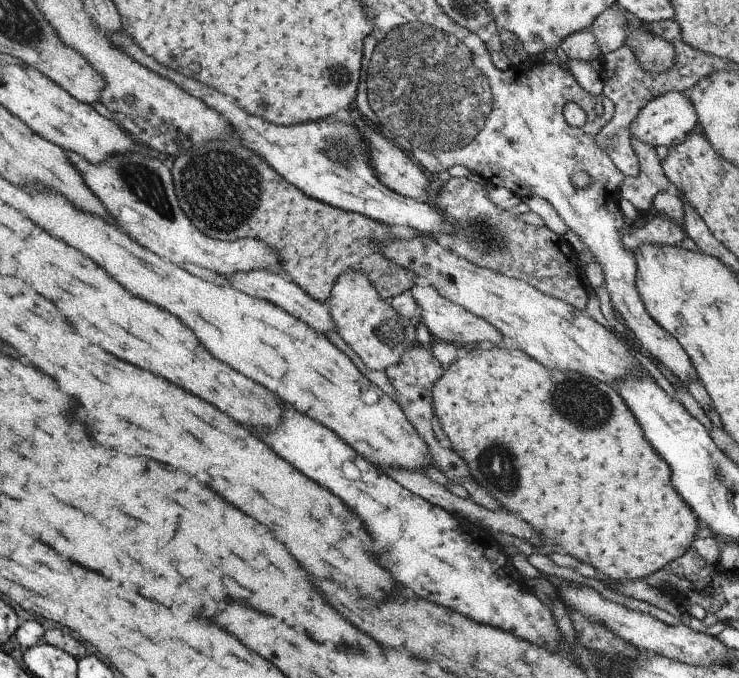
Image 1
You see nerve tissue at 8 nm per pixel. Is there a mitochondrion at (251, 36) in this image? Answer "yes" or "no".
no

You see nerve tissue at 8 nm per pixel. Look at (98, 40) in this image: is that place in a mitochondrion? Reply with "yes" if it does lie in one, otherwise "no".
no

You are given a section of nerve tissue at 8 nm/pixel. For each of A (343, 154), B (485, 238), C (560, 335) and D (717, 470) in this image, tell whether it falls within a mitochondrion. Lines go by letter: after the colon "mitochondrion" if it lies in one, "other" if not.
A: mitochondrion
B: mitochondrion
C: other
D: mitochondrion

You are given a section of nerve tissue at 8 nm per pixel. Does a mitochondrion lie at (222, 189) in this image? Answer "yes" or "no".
yes

